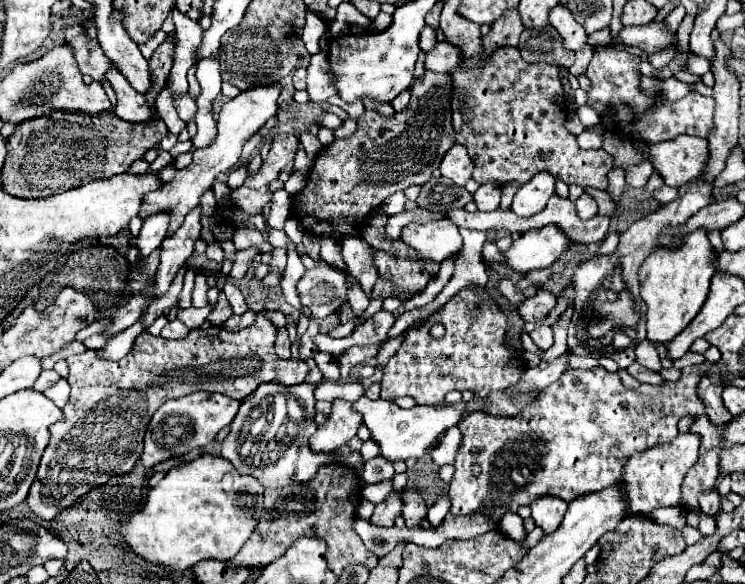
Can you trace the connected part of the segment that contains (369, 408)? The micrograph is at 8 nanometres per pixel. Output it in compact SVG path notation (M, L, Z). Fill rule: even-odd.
M366 396L358 398L352 408L356 412L362 414L372 440L378 444L380 452L378 456L382 456L388 462L396 462L396 460L408 460L408 458L422 458L430 448L434 448L434 444L438 442L438 438L452 426L456 426L460 422L462 412L466 410L464 402L460 404L448 404L448 402L440 402L440 404L430 404L430 406L414 406L410 410L402 410L398 408L394 402L386 402L386 400L370 400Z

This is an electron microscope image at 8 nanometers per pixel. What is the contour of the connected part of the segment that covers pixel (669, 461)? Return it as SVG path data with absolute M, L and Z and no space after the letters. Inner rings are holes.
M684 432L684 434L678 434L670 444L662 444L662 446L630 456L630 460L626 462L626 468L622 470L622 476L618 478L618 484L622 486L626 502L628 502L626 516L634 516L634 514L648 516L654 508L660 508L660 506L684 508L686 504L682 504L680 486L686 472L698 460L698 446L700 446L700 436Z

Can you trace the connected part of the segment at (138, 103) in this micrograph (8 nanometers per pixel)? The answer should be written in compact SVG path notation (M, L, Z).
M118 70L106 72L106 78L108 78L108 82L112 84L112 88L118 96L116 98L118 104L114 108L118 118L122 118L126 122L136 122L136 124L144 122L146 124L156 116L152 104L142 94L134 92L134 88L130 88L130 82Z

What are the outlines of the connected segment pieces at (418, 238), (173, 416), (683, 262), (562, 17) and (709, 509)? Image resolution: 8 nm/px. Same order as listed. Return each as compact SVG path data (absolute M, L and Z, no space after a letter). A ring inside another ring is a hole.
M448 218L430 220L426 224L410 224L402 230L400 238L414 248L422 260L436 264L462 250L462 236Z
M194 392L184 398L164 402L152 416L146 430L144 454L140 458L144 468L150 470L154 464L162 460L178 458L182 454L188 454L194 448L204 448L208 442L214 440L220 428L228 426L234 420L238 406L240 406L238 400L232 400L222 394L210 394L210 392Z
M702 228L688 234L684 238L684 246L676 250L658 248L654 254L650 254L644 260L642 270L638 270L638 280L640 280L640 296L648 308L646 338L650 342L666 344L674 340L700 312L710 290L710 280L714 276L714 260L716 260L716 252L708 242L706 230Z
M556 6L550 12L550 24L558 30L558 34L562 34L562 46L570 52L580 50L586 42L588 42L588 34L584 32L584 28L572 18L570 12L566 12L564 6Z
M717 486L713 487L710 491L710 498L700 498L700 504L702 504L702 512L704 514L710 514L710 516L716 516L720 509L721 496L718 494Z

